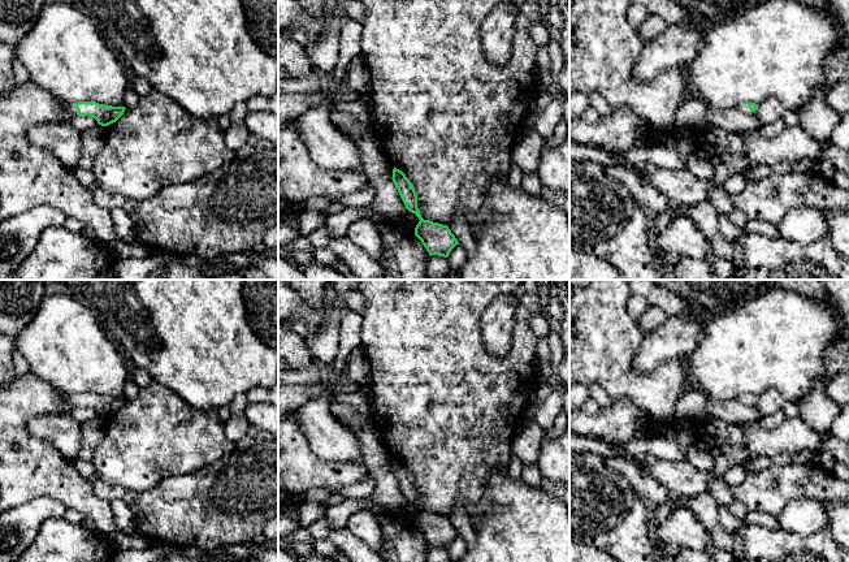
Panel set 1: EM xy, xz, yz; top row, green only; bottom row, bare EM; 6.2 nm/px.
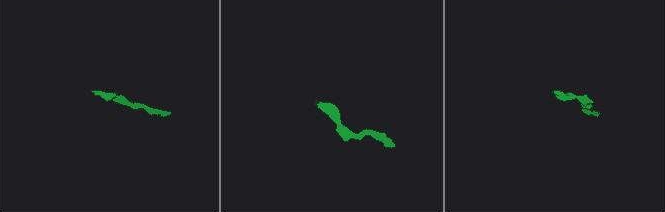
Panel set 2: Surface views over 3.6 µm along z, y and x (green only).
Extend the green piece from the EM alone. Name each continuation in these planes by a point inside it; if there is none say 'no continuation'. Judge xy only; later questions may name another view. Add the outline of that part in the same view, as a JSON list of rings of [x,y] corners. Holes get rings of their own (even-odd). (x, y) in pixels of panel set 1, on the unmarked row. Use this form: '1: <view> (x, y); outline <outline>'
1: xy (70, 400); outline [[[62,394],[62,402],[70,405],[72,407],[78,407],[75,394]]]

